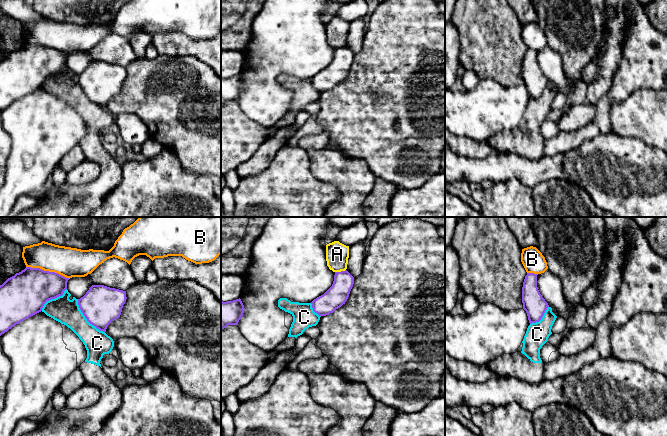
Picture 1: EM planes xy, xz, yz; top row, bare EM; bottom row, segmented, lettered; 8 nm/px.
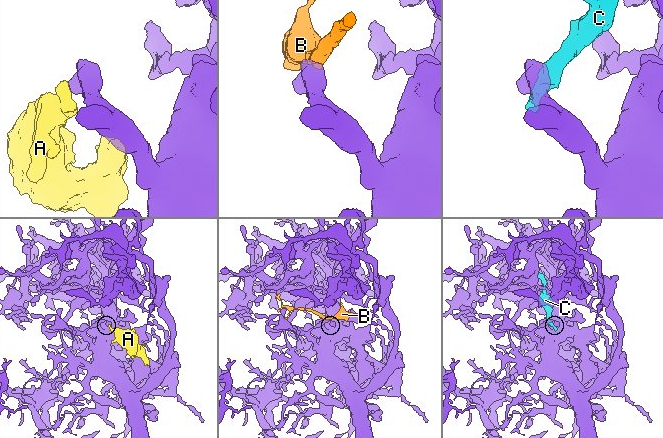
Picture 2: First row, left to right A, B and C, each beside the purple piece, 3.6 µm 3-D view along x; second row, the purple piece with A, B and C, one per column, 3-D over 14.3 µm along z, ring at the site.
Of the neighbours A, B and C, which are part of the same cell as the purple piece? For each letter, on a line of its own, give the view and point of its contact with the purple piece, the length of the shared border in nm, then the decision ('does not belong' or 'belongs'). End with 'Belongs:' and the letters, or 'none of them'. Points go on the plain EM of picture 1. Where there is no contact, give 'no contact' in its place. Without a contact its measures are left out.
A: meets purple in xz at (341, 47); contact 90 nm long; does not belong
B: meets purple in xy at (48, 47); contact 360 nm long; does not belong
C: meets purple in xy at (85, 93); contact 340 nm long; does not belong
Belongs: none of them

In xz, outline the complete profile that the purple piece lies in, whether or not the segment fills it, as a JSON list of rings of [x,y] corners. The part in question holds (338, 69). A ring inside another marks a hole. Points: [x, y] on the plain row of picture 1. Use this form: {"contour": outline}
{"contour": [[[347,47],[335,48],[332,62],[311,80],[319,92],[326,92],[340,84],[347,77],[354,60],[354,53]]]}

